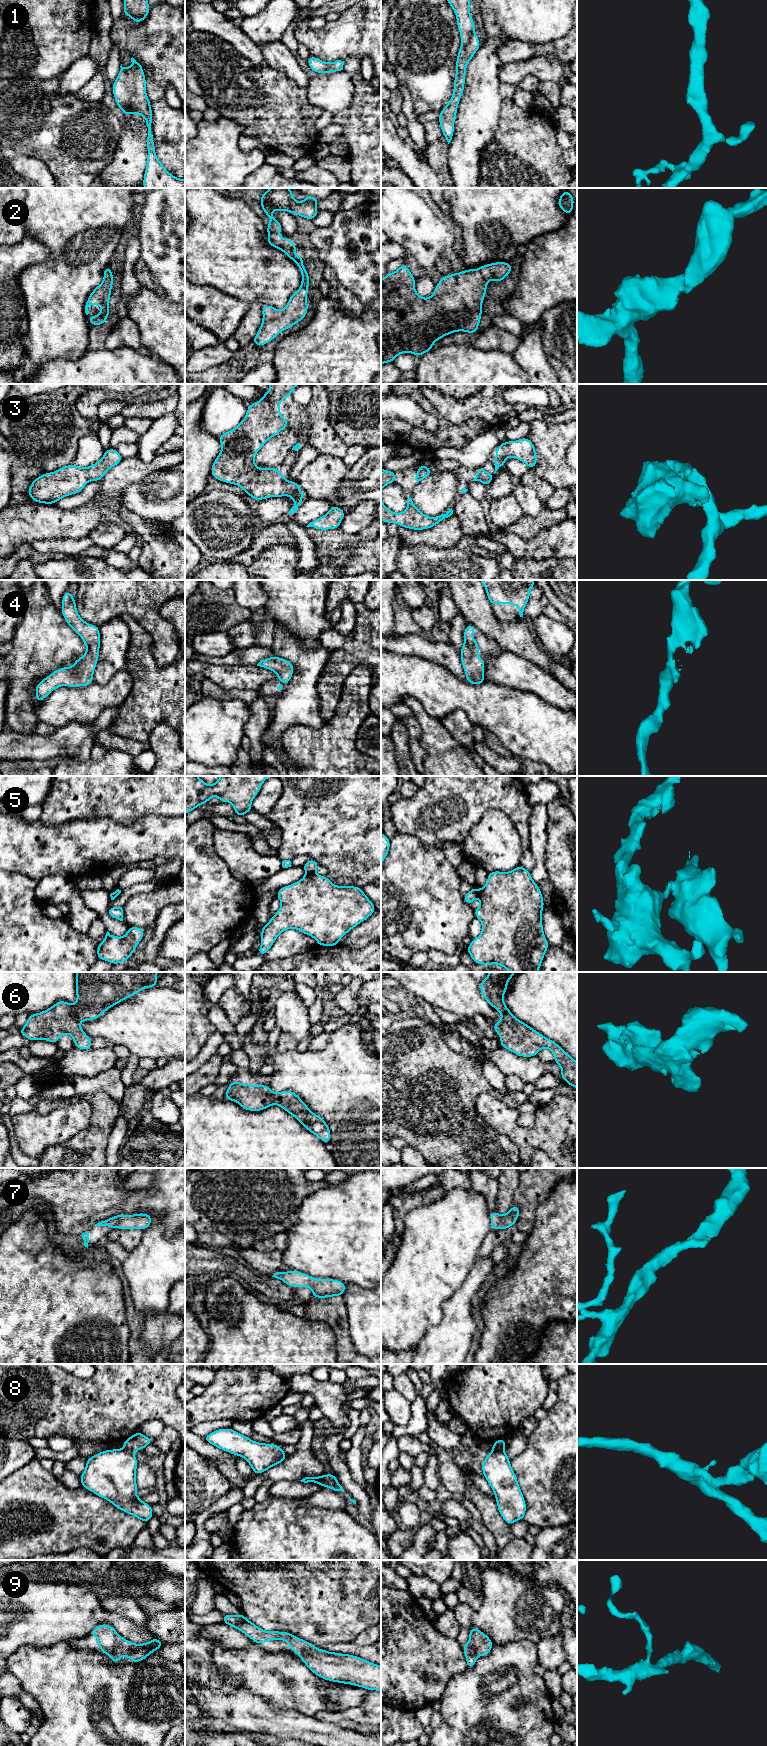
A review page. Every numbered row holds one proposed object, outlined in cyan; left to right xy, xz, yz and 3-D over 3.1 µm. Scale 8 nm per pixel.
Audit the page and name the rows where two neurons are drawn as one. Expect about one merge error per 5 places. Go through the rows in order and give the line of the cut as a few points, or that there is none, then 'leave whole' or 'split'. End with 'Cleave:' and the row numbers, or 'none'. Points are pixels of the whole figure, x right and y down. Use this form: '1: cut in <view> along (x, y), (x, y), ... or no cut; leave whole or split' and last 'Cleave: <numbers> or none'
1: no cut; leave whole
2: no cut; leave whole
3: no cut; leave whole
4: no cut; leave whole
5: cut in xz along (306, 873), (313, 874); split
6: no cut; leave whole
7: no cut; leave whole
8: cut in yz along (493, 1448), (503, 1450); split
9: no cut; leave whole
Cleave: 5, 8

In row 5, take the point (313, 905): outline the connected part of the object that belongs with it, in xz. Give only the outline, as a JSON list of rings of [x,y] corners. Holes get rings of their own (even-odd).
[[[306,874],[299,881],[280,888],[277,898],[281,901],[281,907],[269,922],[262,926],[261,946],[257,951],[259,955],[265,955],[278,935],[292,928],[313,937],[319,946],[337,946],[345,934],[369,918],[376,910],[362,888],[337,886],[328,877],[317,874]]]

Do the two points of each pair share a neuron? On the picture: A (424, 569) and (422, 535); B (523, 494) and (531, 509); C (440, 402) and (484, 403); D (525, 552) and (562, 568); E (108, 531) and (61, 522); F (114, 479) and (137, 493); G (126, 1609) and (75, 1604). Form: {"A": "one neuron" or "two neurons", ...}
{"A": "two neurons", "B": "one neuron", "C": "one neuron", "D": "two neurons", "E": "two neurons", "F": "two neurons", "G": "two neurons"}

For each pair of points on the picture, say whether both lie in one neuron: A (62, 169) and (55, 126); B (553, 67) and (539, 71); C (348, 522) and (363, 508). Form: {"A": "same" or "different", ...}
{"A": "same", "B": "same", "C": "same"}

